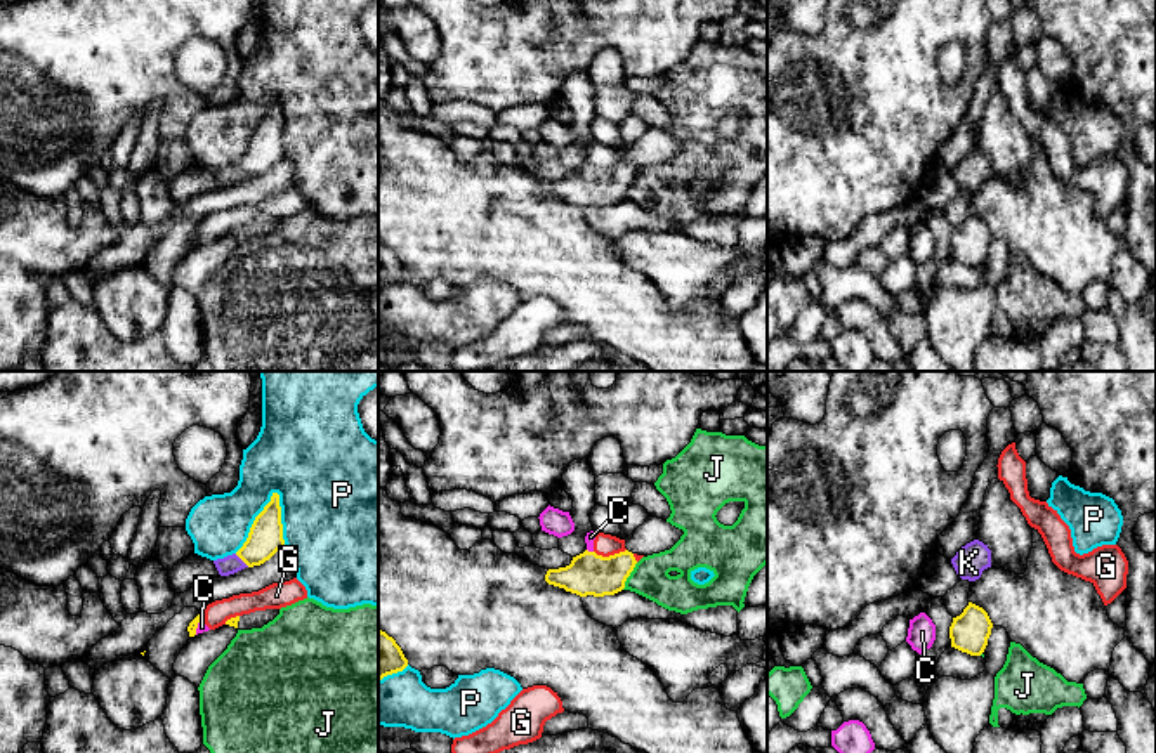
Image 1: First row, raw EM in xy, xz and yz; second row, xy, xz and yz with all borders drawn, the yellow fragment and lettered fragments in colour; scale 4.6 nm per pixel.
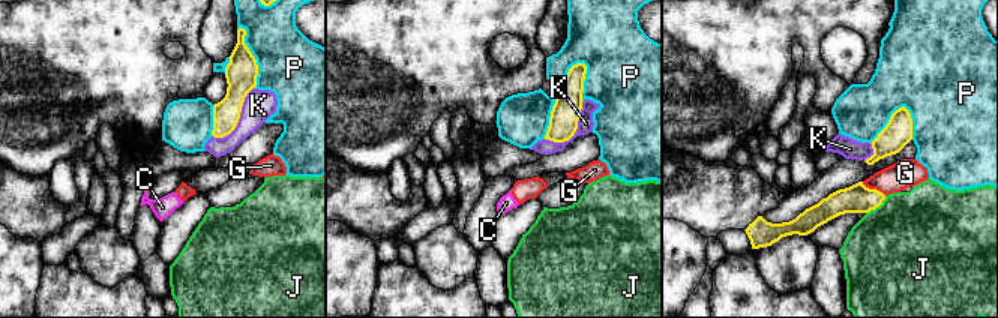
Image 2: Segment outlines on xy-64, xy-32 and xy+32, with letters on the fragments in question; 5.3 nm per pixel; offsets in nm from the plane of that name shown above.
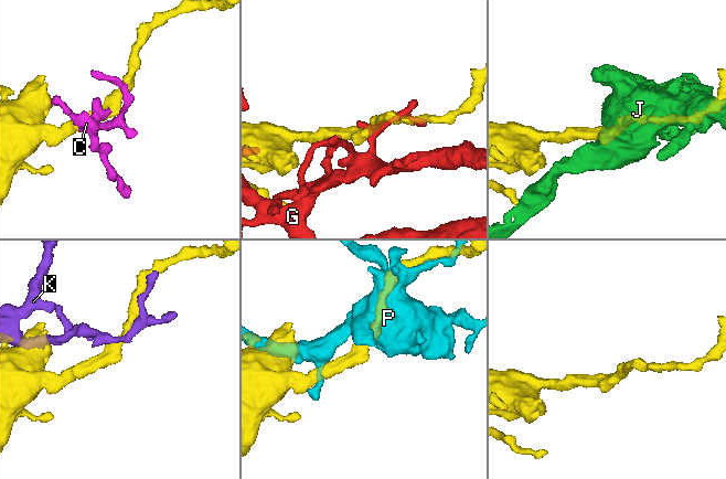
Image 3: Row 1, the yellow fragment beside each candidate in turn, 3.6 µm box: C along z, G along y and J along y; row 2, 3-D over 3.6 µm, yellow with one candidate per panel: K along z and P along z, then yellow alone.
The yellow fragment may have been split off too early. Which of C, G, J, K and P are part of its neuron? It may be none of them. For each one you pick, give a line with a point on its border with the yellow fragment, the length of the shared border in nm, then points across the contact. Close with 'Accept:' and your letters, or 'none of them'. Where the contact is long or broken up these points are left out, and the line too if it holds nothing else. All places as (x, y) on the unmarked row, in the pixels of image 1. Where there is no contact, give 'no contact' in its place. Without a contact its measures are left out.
Accept: none of them

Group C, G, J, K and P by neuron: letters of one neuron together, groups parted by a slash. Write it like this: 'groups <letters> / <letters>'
groups C G / J / K / P

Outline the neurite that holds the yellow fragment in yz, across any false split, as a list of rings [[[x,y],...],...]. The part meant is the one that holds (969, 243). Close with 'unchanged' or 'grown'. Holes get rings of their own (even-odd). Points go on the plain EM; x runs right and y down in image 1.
[[[969,213],[963,224],[953,229],[949,238],[951,259],[970,267],[981,267],[988,257],[993,234],[988,224]]]; unchanged

